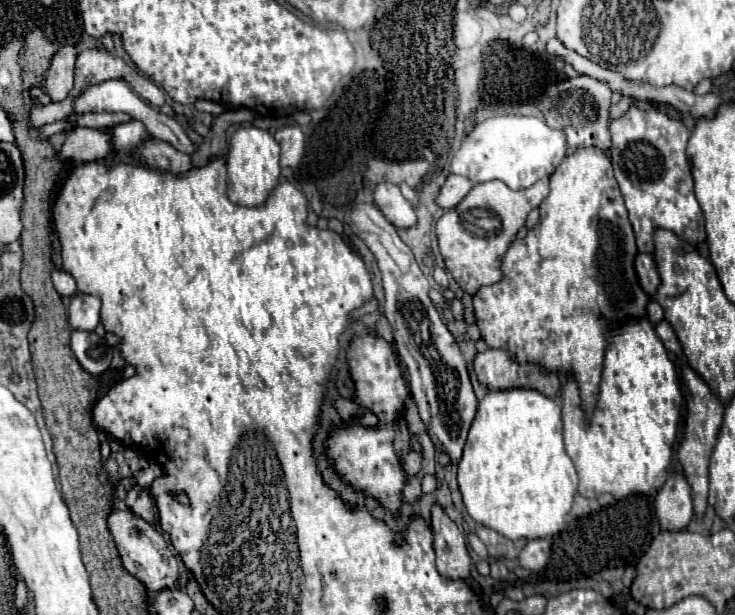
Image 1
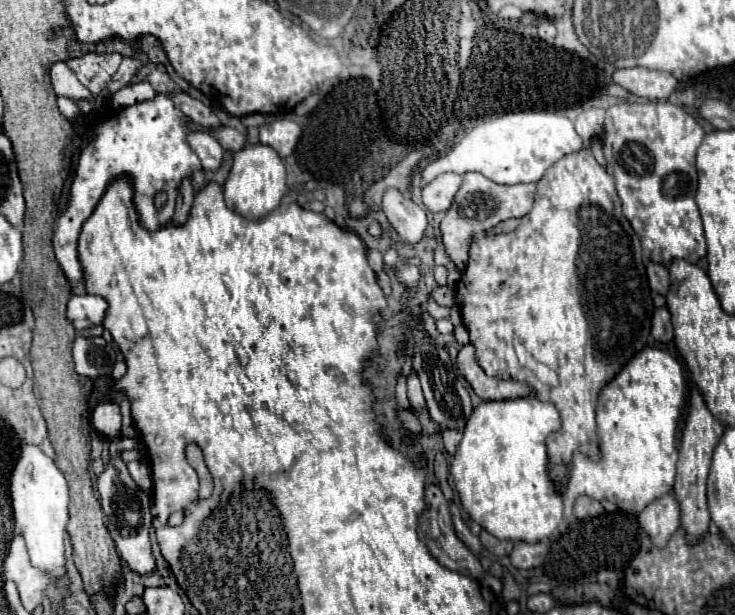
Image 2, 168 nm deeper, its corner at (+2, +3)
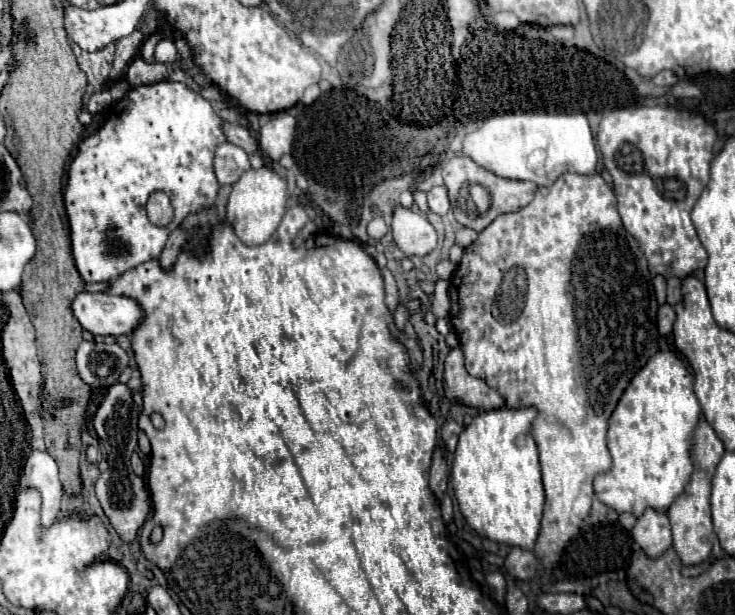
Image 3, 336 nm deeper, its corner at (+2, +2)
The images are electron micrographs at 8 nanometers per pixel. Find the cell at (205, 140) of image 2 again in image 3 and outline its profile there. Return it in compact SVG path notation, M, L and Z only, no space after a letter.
M221 144L221 148L217 148L215 152L215 174L219 184L235 184L243 172L247 172L251 168L249 164L249 156L243 148L235 146L235 144Z

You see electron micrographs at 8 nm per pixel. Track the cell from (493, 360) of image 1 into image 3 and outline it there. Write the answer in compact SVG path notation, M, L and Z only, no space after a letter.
M453 348L449 356L445 358L443 366L443 386L447 400L455 404L463 404L477 410L497 410L505 406L505 400L485 384L485 380L479 380L471 376L465 370L463 364L463 352L461 348Z

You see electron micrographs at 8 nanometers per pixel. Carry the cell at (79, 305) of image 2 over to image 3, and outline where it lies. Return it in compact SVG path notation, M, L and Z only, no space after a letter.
M81 292L73 302L73 312L79 324L95 336L131 336L143 320L137 300L107 292Z

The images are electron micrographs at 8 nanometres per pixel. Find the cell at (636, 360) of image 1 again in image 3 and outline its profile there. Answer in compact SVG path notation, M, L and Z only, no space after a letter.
M657 352L641 372L629 382L629 388L623 392L613 416L609 418L607 448L613 458L613 468L595 478L595 496L615 512L629 512L639 518L645 508L655 508L657 512L667 512L675 498L689 484L693 462L693 430L699 422L701 408L693 394L693 374L687 370L687 364L675 352Z

